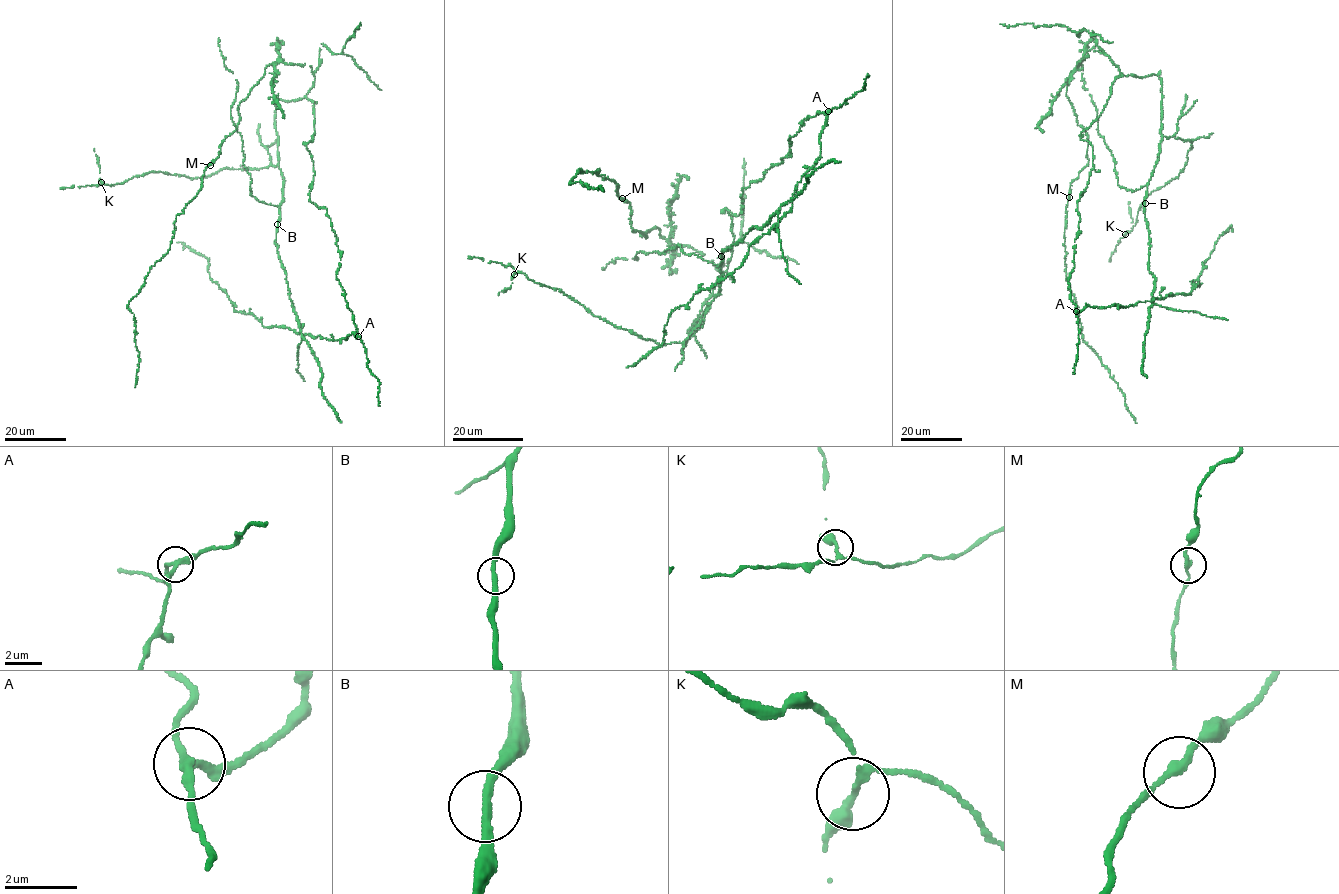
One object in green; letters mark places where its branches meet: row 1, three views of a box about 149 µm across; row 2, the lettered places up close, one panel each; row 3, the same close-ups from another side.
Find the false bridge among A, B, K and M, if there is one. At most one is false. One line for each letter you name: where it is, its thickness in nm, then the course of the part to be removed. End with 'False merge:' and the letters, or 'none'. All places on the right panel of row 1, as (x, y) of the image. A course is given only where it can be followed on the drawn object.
A: (1076, 311) | 200 nm | (1076, 311), (1190, 294), (1200, 285), (1202, 263), (1216, 241), (1232, 226)
False merge: A

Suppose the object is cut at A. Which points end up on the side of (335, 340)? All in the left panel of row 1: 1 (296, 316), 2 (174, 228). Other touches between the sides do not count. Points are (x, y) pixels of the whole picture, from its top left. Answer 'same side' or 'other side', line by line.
1: other side
2: other side

